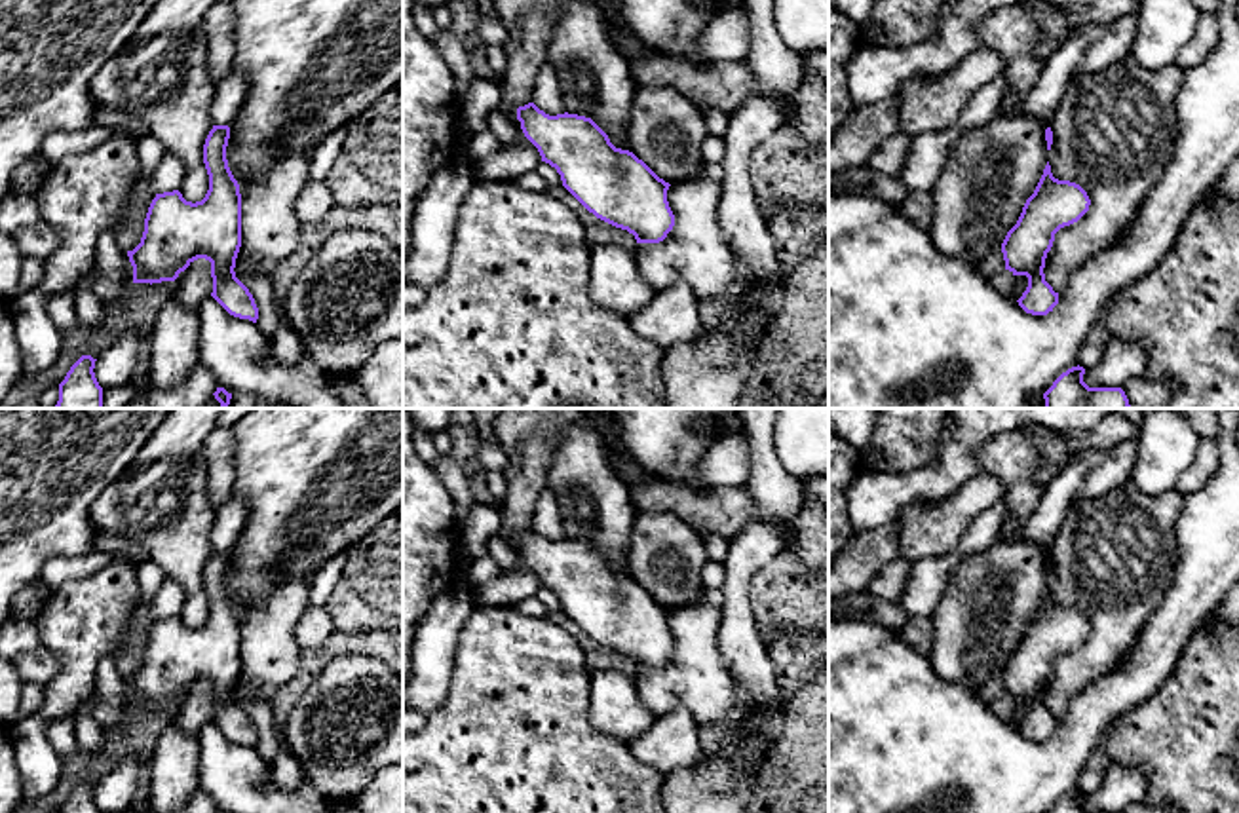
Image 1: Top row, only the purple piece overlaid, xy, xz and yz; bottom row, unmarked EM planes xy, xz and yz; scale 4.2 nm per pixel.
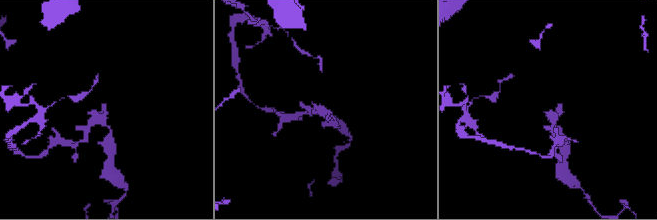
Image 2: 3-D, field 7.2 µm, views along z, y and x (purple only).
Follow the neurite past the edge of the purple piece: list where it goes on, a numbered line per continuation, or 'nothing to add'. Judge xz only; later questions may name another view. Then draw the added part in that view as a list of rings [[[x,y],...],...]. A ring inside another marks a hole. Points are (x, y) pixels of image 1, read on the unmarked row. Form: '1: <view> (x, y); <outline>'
nothing to add

